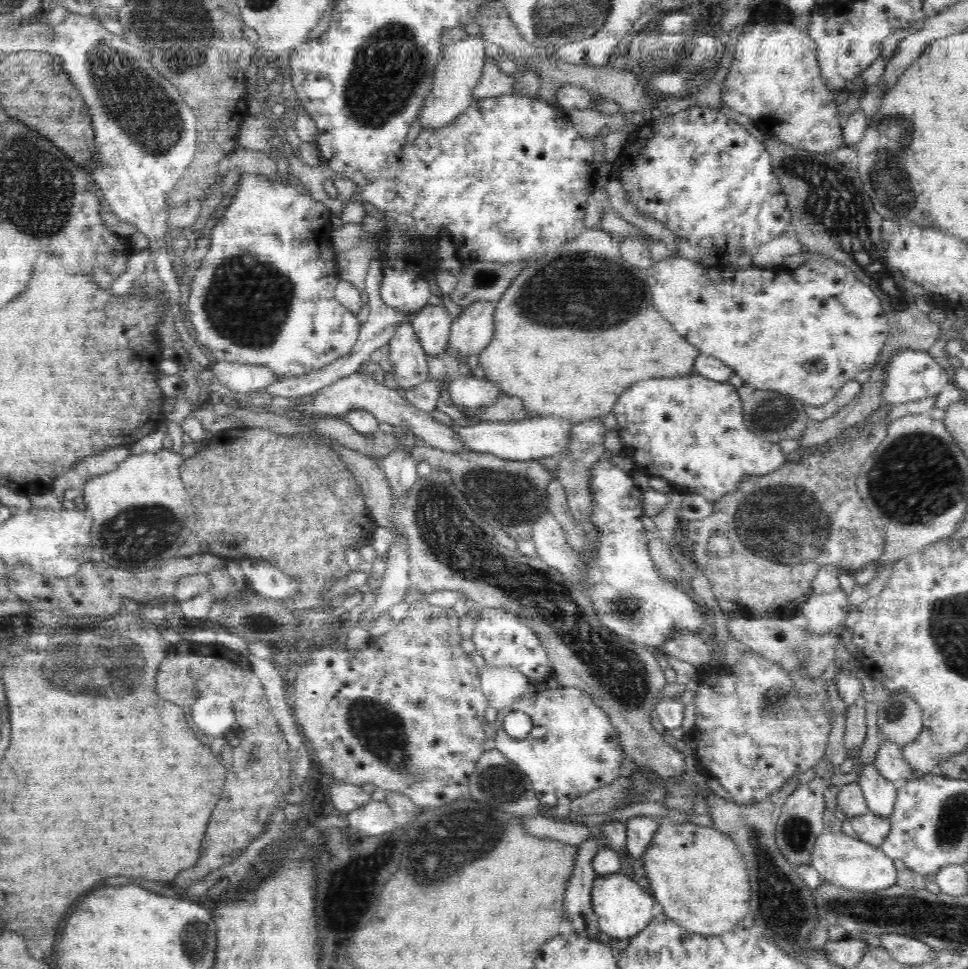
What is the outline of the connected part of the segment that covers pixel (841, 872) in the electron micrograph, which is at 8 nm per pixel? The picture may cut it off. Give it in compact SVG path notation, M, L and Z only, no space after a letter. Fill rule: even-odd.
M824 831L820 834L810 851L809 864L825 882L856 892L881 891L896 884L898 876L893 860L888 858L881 848L866 844L842 831L835 833Z

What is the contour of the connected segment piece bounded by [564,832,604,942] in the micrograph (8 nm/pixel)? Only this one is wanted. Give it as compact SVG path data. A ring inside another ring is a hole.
M598 832L598 838L594 839L592 835L586 842L576 845L576 860L574 860L574 871L568 884L566 884L566 900L564 900L564 910L566 910L566 918L574 928L573 932L582 938L589 938L596 942L599 932L598 916L594 913L591 903L591 894L593 890L594 880L598 877L592 866L592 859L598 849L602 846L598 845L598 839L604 838L601 832Z

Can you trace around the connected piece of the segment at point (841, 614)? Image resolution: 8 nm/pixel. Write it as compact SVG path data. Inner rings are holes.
M840 588L834 593L813 594L803 602L801 608L808 620L806 631L812 635L834 633L843 625L853 607L849 604L848 594Z

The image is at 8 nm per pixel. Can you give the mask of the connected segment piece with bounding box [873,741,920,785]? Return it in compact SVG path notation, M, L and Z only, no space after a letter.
M881 741L873 765L890 782L902 785L920 778L902 758L901 746L892 741Z

